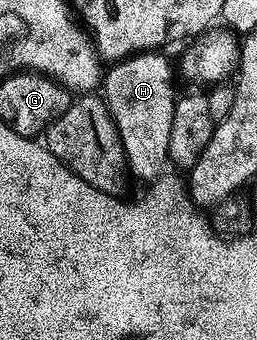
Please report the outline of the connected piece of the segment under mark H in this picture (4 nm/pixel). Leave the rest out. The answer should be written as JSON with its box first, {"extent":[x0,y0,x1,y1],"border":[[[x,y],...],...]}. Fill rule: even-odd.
{"extent":[102,51,177,182],"border":[[[159,51],[138,52],[125,60],[115,61],[102,76],[102,99],[114,118],[122,138],[128,171],[145,182],[165,175],[169,167],[170,122],[174,122],[177,95],[172,92],[172,72],[168,60]]]}

